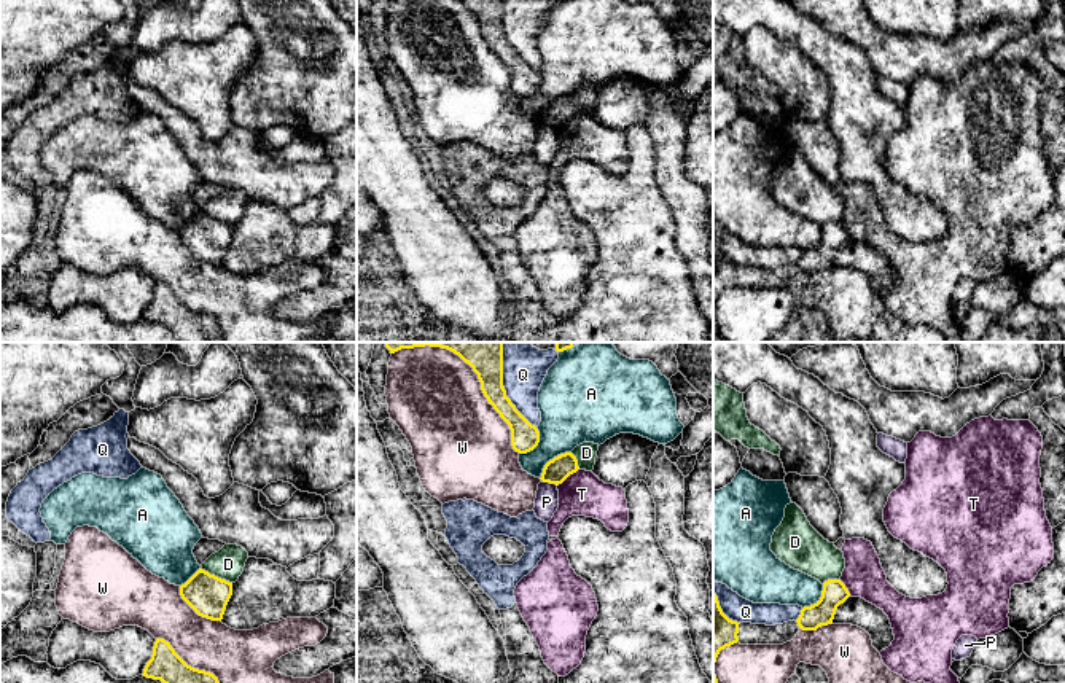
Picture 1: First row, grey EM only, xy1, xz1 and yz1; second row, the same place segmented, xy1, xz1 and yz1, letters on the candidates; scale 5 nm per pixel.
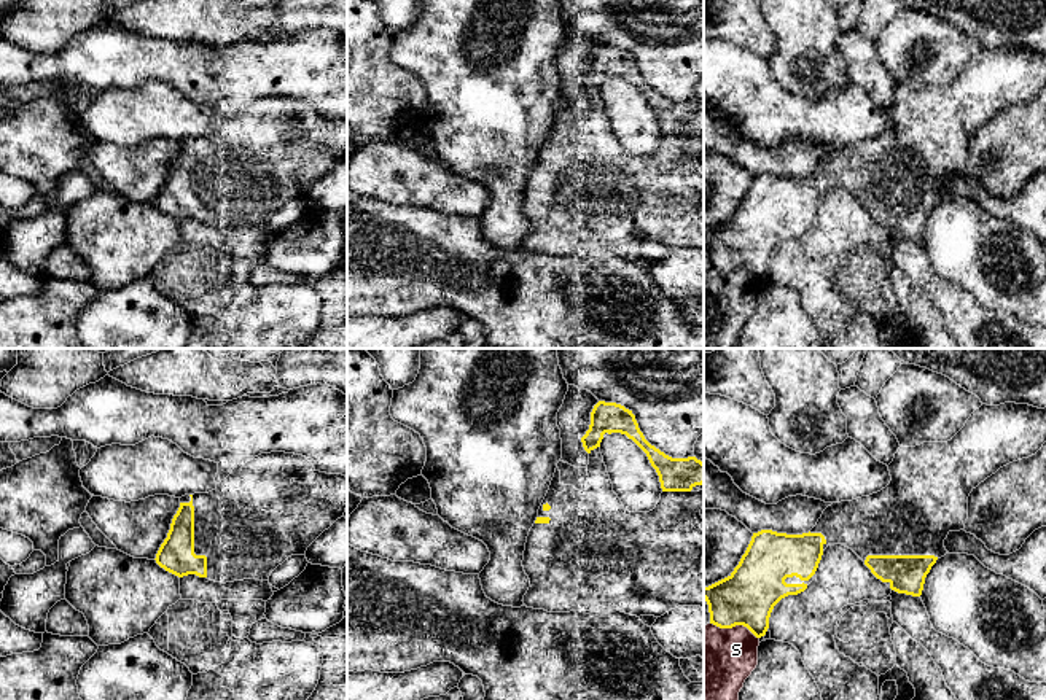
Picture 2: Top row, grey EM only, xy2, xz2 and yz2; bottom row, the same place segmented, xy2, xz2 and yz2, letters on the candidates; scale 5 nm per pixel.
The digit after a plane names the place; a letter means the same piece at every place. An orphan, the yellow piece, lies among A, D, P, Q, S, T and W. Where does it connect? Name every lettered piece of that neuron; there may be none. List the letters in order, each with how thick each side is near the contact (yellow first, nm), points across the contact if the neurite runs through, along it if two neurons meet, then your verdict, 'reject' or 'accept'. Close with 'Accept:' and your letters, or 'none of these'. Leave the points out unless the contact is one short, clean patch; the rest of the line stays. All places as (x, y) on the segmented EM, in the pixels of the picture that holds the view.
A: calibres 120 and 300 nm; reject
D: calibres 200 and 160 nm; border xy1 (201, 567), (231, 583); reject
P: calibres 120 and 120 nm; border xz1 (542, 480), (556, 486); reject
Q: calibres 240 and 220 nm; reject
S: calibres 280 and 380 nm; reject
T: calibres 120 and 220 nm; reject
W: calibres 240 and 460 nm; reject
Accept: none of these

